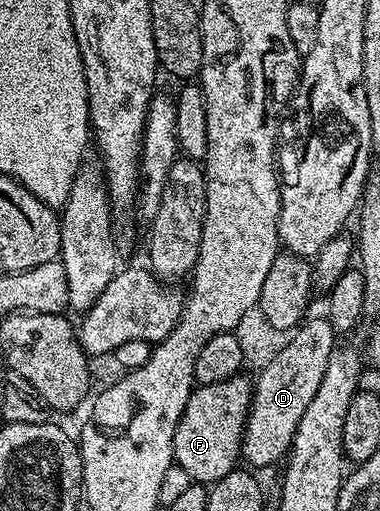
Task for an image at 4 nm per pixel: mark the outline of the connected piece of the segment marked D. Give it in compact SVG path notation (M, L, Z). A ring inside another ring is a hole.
M323 315L314 316L305 319L290 338L285 339L274 360L261 367L258 372L260 377L255 377L242 445L243 459L248 459L253 469L268 468L276 463L279 465L287 457L298 422L302 422L306 406L310 406L314 394L318 394L322 374L326 374L326 366L330 366L330 354L338 347L338 334L328 319Z

